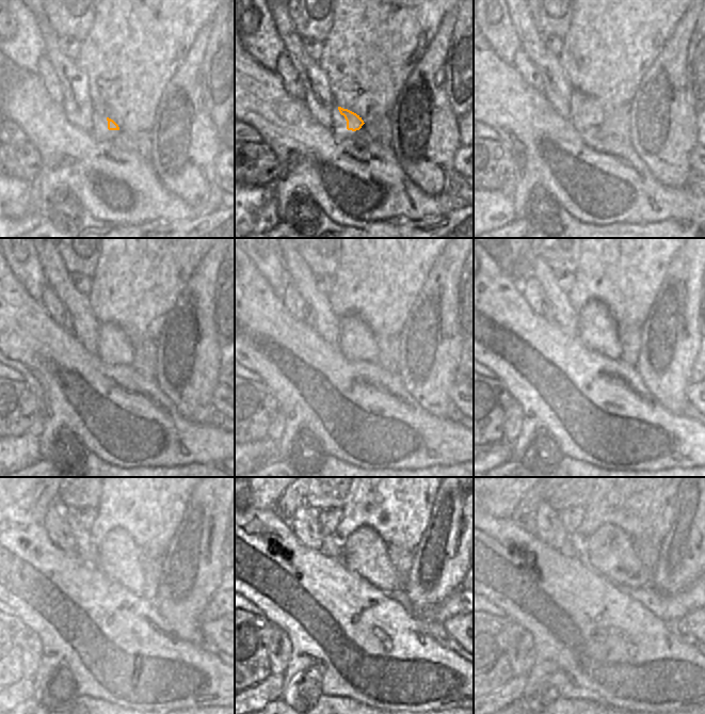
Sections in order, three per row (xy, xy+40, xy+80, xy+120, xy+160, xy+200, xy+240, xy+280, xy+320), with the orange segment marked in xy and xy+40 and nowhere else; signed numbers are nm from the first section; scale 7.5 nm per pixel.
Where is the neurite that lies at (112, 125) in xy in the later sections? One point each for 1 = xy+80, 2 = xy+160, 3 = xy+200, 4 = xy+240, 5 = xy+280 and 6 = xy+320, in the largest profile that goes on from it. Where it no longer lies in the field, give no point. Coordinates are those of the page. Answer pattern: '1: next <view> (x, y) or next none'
1: next xy+80 (590, 110)
2: next xy+160 (357, 343)
3: next xy+200 (596, 329)
4: next xy+240 (119, 558)
5: next xy+280 (364, 552)
6: next xy+320 (610, 552)

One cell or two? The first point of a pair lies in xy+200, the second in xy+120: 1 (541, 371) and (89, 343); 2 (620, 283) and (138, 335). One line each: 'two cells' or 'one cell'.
1: two cells
2: one cell

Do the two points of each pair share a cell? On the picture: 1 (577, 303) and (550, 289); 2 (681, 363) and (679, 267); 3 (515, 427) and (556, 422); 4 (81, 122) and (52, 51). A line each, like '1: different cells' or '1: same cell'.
1: different cells
2: same cell
3: different cells
4: same cell

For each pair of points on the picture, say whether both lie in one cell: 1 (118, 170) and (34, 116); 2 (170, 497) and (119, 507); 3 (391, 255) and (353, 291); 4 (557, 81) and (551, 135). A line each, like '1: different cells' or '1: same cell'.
1: same cell
2: same cell
3: same cell
4: different cells

